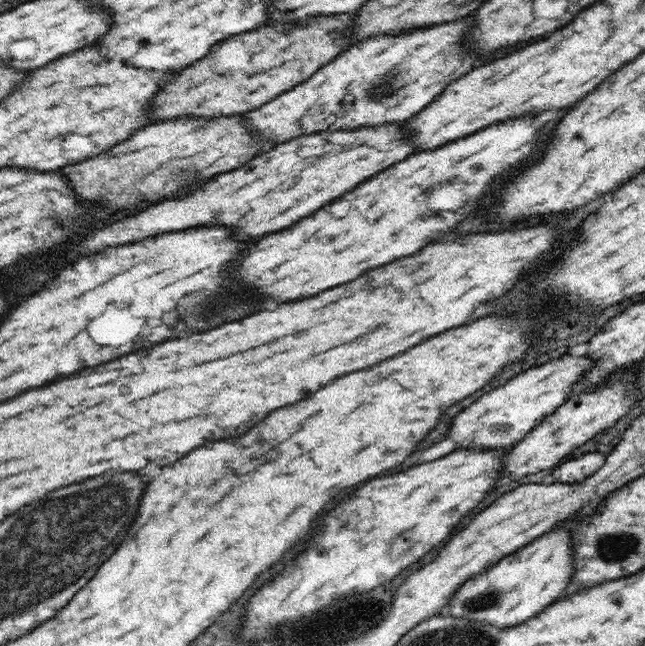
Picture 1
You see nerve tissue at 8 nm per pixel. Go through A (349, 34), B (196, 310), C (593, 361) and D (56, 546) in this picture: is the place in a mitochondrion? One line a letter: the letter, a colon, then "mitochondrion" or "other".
A: other
B: mitochondrion
C: other
D: mitochondrion

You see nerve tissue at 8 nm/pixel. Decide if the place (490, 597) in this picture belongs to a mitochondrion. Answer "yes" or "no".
yes

